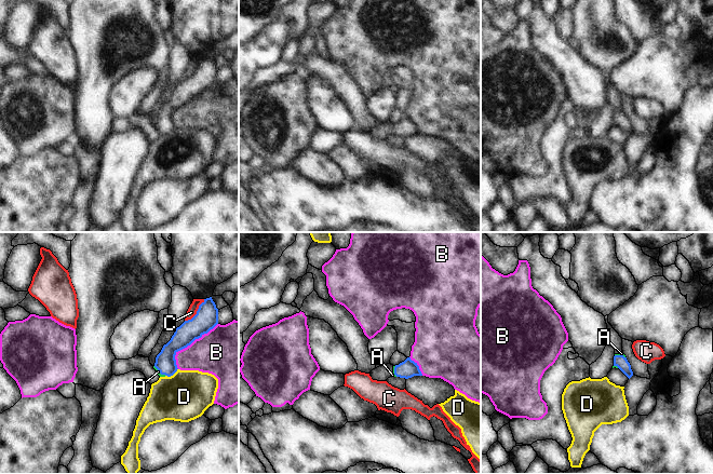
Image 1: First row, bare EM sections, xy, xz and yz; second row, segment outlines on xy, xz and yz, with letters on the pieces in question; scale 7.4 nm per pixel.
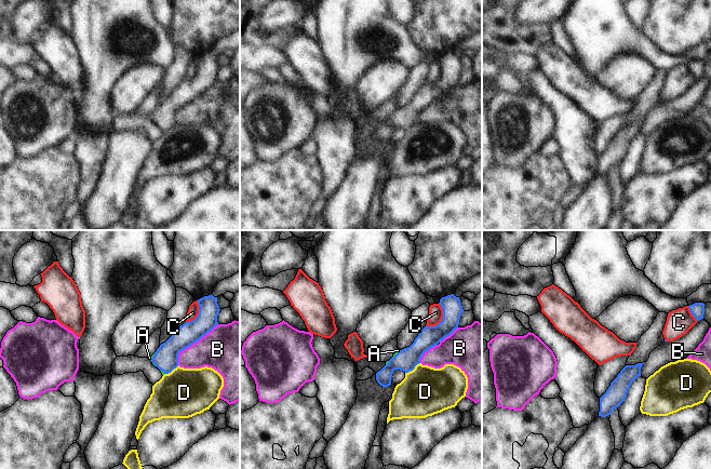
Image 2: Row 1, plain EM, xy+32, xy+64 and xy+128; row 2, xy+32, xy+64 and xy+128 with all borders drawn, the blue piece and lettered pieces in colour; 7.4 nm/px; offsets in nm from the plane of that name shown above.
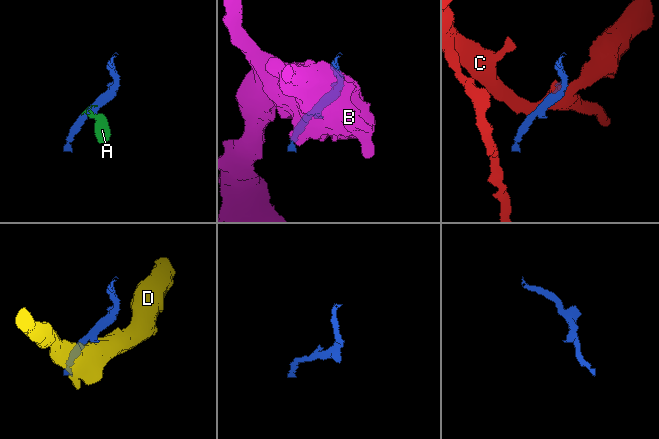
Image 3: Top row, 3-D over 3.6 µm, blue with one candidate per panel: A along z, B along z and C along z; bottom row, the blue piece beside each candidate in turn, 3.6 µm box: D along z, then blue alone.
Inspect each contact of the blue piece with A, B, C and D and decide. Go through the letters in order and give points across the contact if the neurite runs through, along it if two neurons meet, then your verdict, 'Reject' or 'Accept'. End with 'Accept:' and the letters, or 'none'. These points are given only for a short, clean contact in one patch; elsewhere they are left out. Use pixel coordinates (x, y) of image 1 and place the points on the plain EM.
A: Path across: xy (165, 121), (160, 131), (158, 130). Accept
B: Reject
C: Reject
D: Boundary: xy (177, 126), (172, 133), (165, 134). Reject
Accept: A

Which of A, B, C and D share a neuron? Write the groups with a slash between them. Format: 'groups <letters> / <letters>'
groups A / B / C / D

